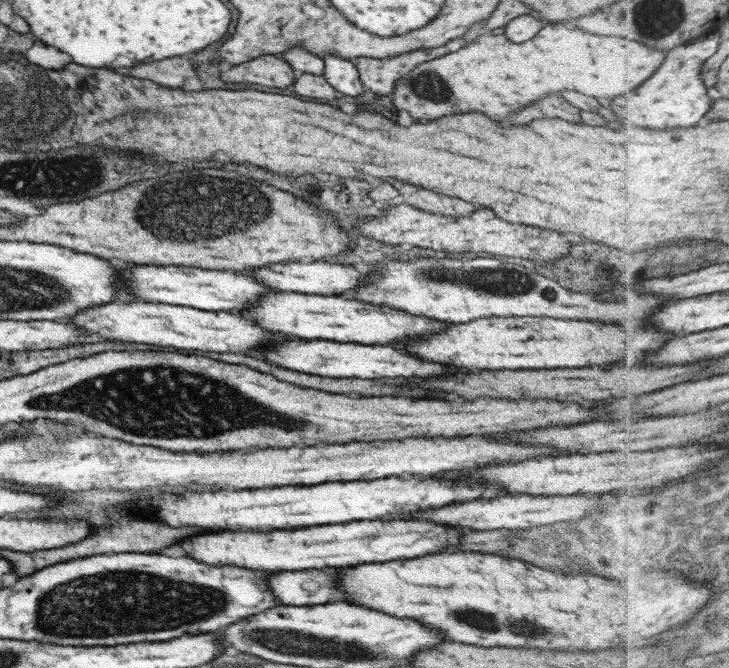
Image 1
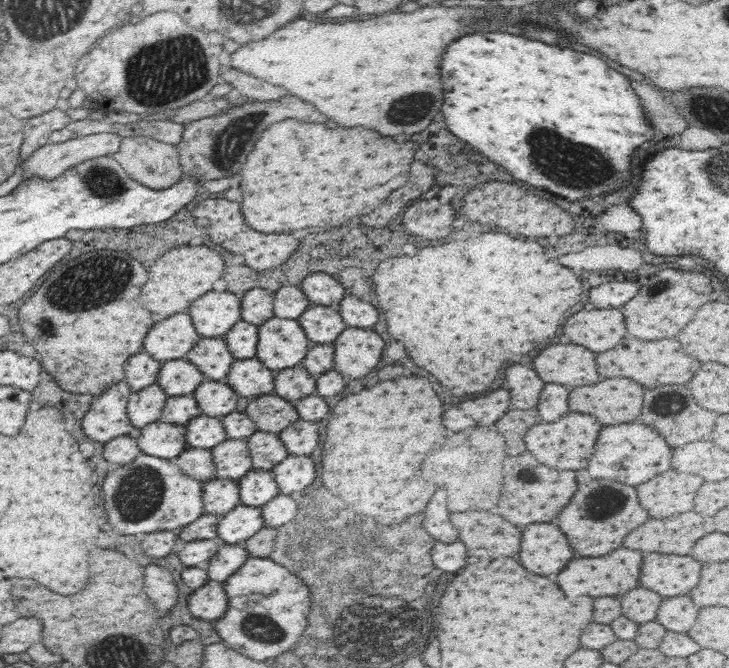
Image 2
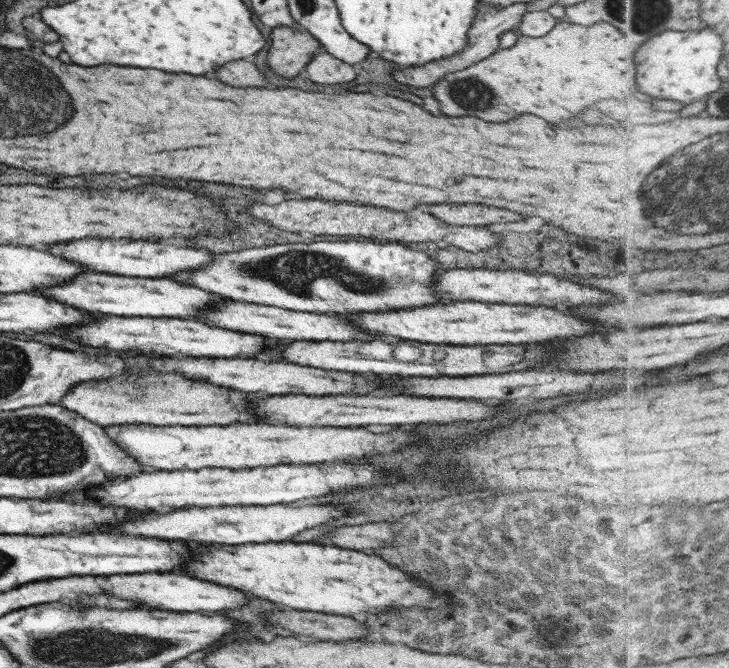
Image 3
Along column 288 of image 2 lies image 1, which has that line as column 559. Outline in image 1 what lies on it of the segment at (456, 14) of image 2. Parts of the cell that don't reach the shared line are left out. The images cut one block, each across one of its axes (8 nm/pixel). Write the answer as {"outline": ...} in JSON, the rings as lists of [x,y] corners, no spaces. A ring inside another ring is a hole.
{"outline":[[[545,22],[542,30],[528,42],[516,44],[508,40],[505,34],[492,35],[484,33],[472,44],[468,43],[462,50],[454,54],[446,54],[434,58],[430,62],[420,64],[408,78],[396,81],[394,90],[394,106],[398,110],[408,110],[412,118],[426,118],[434,120],[448,114],[462,114],[462,112],[484,112],[494,120],[510,118],[516,110],[522,110],[534,100],[540,100],[548,94],[556,94],[560,90],[576,90],[596,98],[612,98],[626,92],[636,92],[646,80],[650,80],[656,70],[666,62],[664,50],[654,50],[636,40],[622,40],[612,36],[594,36],[584,30],[568,30],[564,24]]]}

